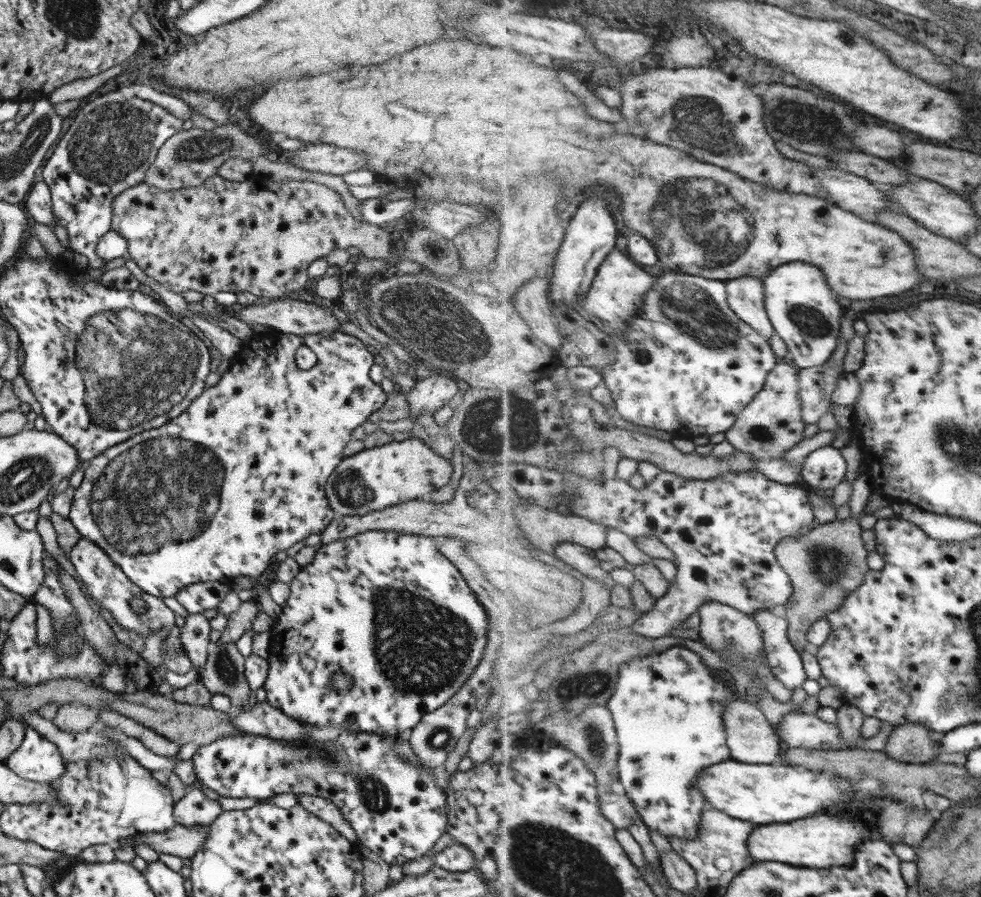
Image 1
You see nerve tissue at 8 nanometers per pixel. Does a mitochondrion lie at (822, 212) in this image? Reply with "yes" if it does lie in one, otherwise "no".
no

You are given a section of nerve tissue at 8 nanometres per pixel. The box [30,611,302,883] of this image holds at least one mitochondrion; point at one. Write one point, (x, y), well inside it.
(224, 666)

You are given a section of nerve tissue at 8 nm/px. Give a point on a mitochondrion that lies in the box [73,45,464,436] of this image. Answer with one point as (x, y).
(199, 150)

